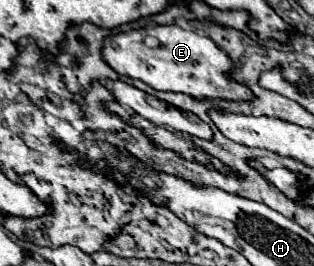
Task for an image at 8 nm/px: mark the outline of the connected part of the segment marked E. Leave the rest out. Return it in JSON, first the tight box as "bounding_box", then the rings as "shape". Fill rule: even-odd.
{"bounding_box":[102,25,252,99],"shape":[[[156,25],[150,29],[132,29],[126,33],[108,35],[102,43],[102,59],[118,75],[140,79],[156,91],[178,91],[198,99],[252,99],[252,91],[228,75],[232,71],[232,61],[228,55],[220,51],[210,37],[178,25]]]}

